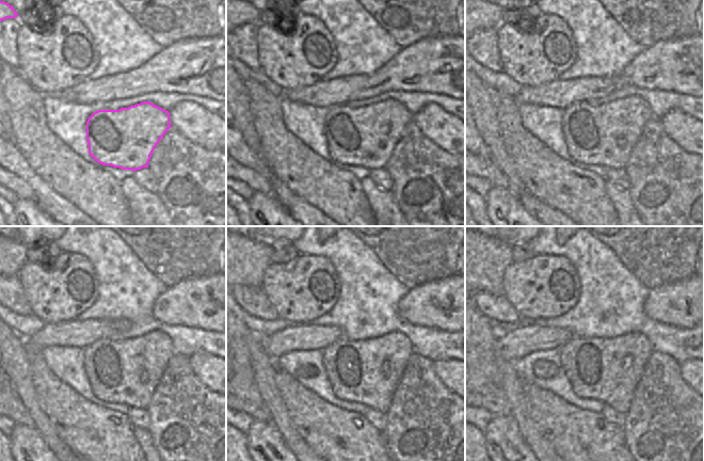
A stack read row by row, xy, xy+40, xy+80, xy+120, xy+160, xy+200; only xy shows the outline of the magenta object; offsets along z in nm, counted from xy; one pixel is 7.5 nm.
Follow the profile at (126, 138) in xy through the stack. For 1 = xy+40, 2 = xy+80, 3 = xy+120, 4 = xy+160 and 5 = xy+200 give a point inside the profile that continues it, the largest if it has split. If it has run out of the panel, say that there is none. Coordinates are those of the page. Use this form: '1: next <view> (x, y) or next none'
1: next xy+40 (366, 137)
2: next xy+80 (605, 136)
3: next xy+120 (127, 372)
4: next xy+160 (368, 371)
5: next xy+200 (607, 369)

